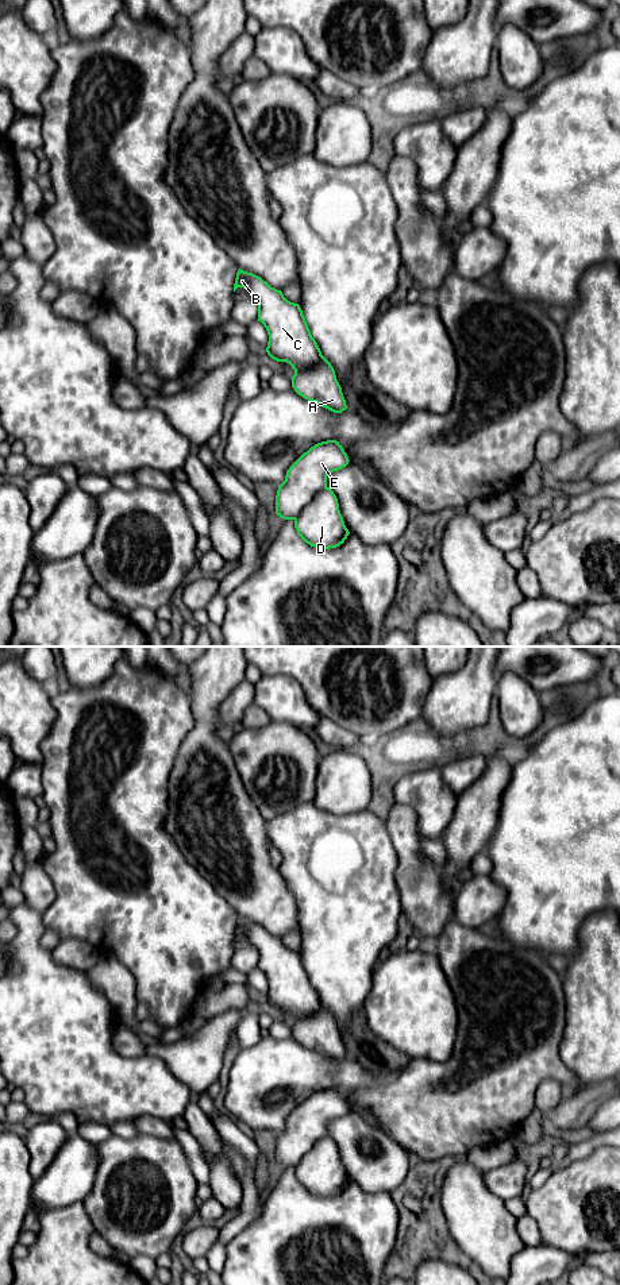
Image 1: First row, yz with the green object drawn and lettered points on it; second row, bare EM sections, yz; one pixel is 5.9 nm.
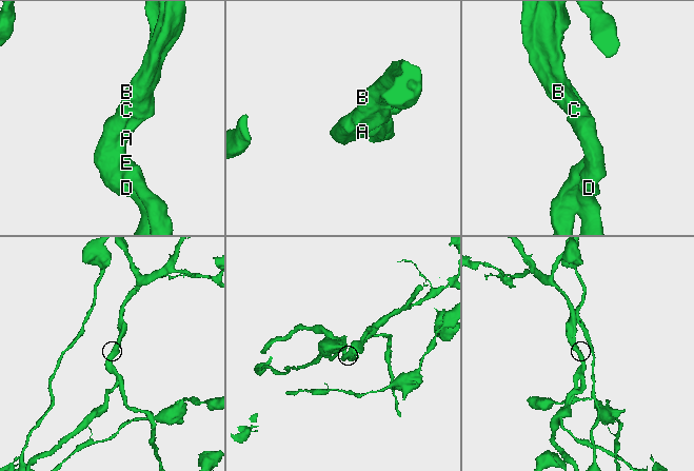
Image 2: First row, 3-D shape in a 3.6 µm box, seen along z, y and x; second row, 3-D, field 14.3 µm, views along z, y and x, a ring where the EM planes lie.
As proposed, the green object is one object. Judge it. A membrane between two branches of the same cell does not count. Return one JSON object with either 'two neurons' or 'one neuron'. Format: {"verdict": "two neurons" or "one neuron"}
{"verdict": "one neuron"}

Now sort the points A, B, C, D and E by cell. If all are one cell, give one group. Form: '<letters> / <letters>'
A B C D E

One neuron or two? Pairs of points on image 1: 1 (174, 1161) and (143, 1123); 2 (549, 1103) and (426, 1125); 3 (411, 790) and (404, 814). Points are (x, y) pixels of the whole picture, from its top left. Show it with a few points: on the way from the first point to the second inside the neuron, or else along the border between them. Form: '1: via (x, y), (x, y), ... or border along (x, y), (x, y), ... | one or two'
1: border along (138, 1131), (174, 1139) | two
2: border along (553, 1079), (545, 1079), (539, 1084), (535, 1108) | two
3: border along (393, 802), (408, 806), (415, 813), (419, 834) | two

